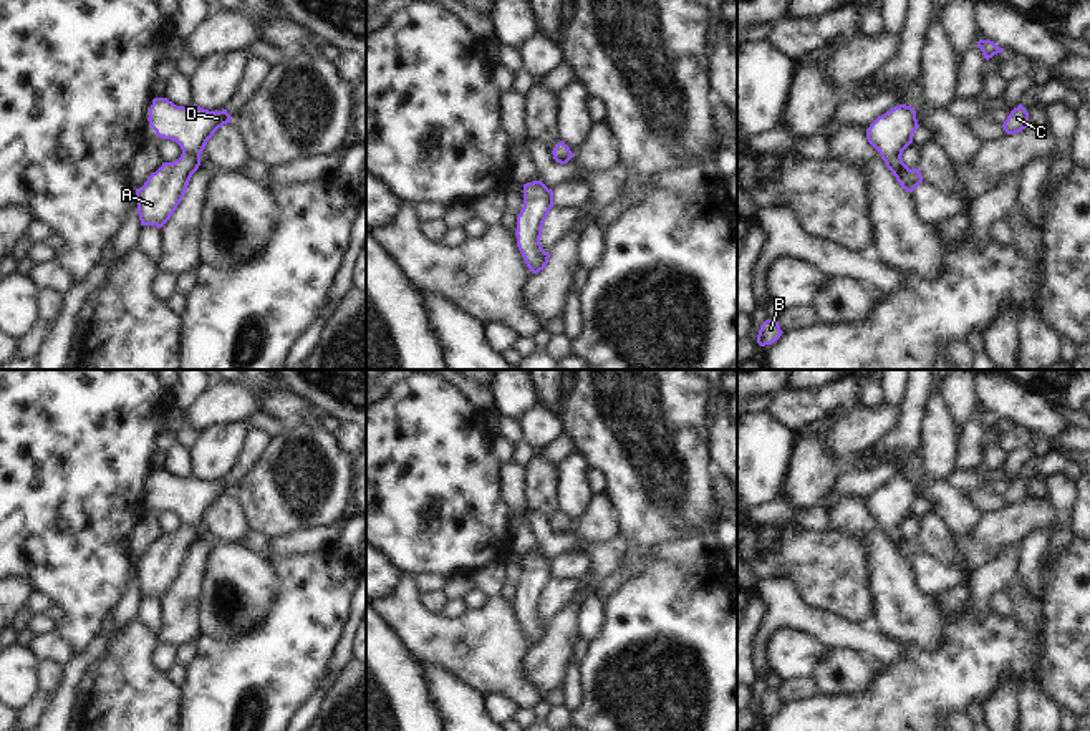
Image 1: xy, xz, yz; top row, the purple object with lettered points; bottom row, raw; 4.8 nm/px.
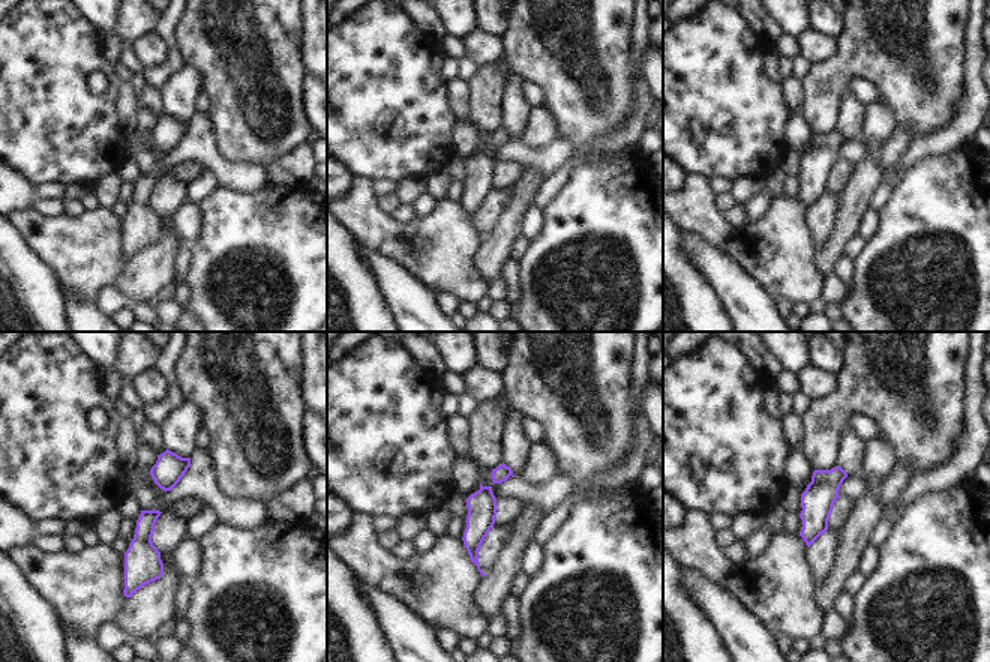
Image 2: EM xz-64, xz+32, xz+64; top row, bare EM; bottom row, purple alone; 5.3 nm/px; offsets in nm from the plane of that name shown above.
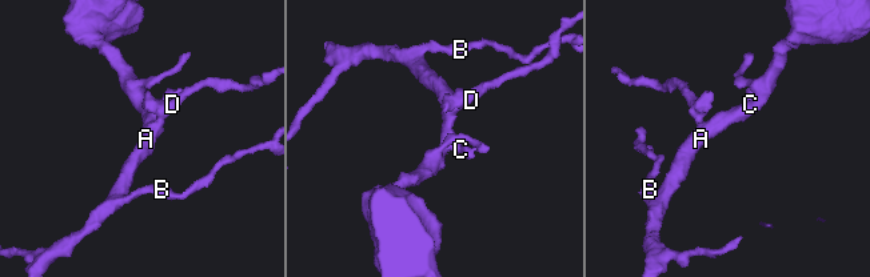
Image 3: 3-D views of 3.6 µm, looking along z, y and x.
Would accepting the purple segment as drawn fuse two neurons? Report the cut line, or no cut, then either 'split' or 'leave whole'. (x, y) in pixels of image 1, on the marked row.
no cut | leave whole

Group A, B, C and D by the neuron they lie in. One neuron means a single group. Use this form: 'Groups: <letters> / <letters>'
Groups: A B C D

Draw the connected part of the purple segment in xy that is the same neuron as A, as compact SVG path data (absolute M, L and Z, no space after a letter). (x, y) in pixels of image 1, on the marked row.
M154 98L147 121L156 136L172 139L182 149L179 159L162 162L144 186L136 189L141 225L161 229L181 204L192 174L200 166L207 141L232 119L227 109L209 111L197 104L184 108L167 98Z

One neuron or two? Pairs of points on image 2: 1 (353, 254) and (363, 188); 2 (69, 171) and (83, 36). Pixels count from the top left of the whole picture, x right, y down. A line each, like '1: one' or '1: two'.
1: two
2: one

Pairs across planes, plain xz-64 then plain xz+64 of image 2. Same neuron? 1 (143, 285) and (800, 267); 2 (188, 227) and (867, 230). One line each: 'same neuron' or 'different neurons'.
1: different neurons
2: same neuron

